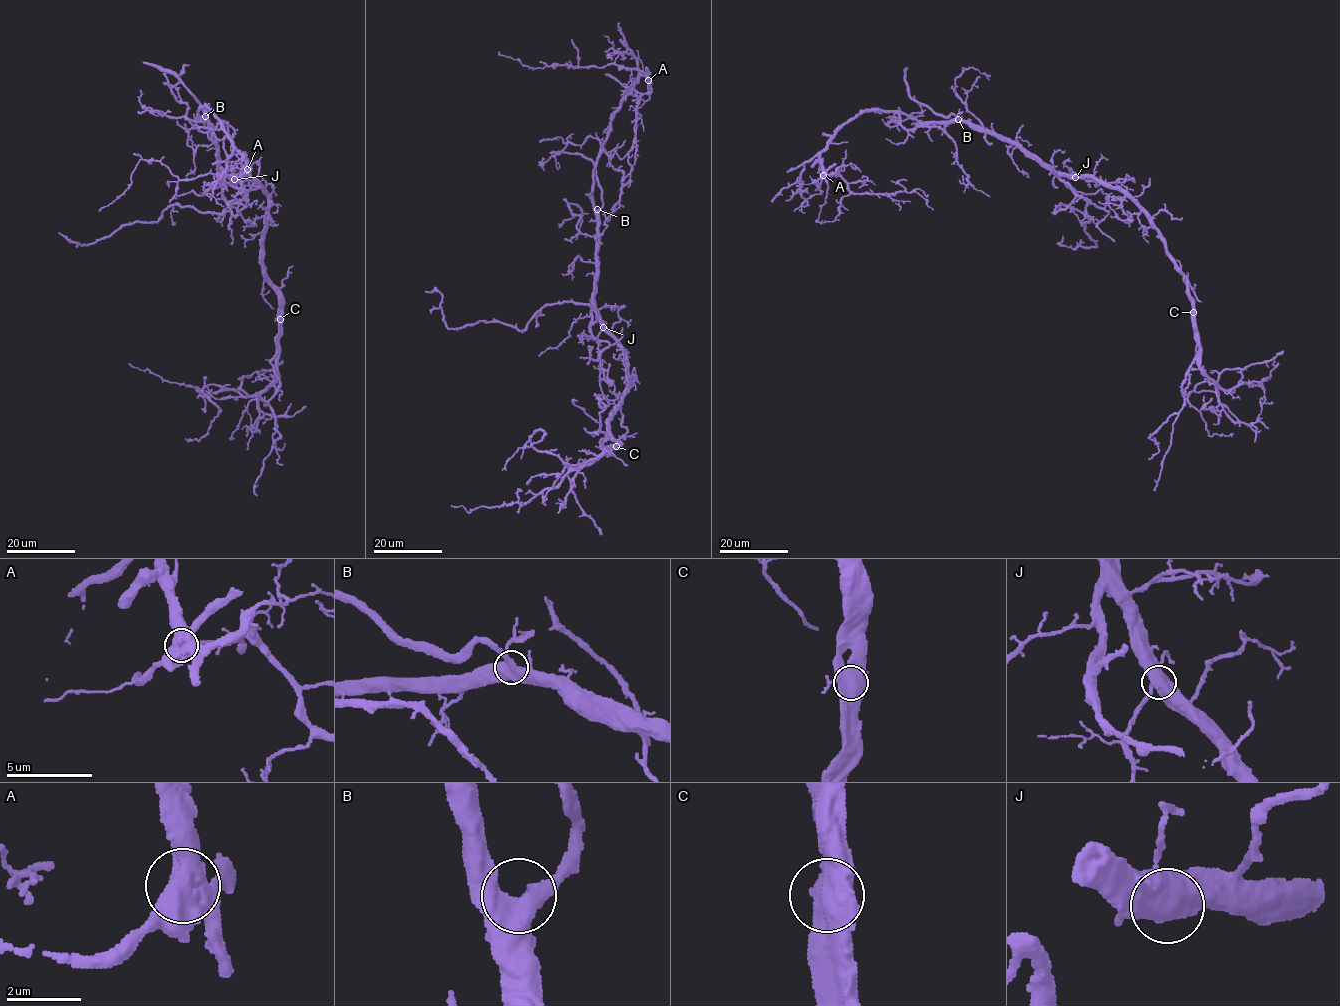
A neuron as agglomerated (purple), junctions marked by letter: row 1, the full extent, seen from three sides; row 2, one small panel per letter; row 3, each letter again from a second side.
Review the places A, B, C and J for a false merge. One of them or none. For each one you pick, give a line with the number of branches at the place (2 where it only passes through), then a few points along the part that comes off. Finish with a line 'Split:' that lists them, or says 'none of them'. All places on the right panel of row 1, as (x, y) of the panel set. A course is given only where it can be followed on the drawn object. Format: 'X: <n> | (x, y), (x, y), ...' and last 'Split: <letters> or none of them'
A: 4 | (824, 174), (816, 182), (812, 180), (820, 187), (818, 172), (823, 167), (827, 194), (815, 219)
Split: A

